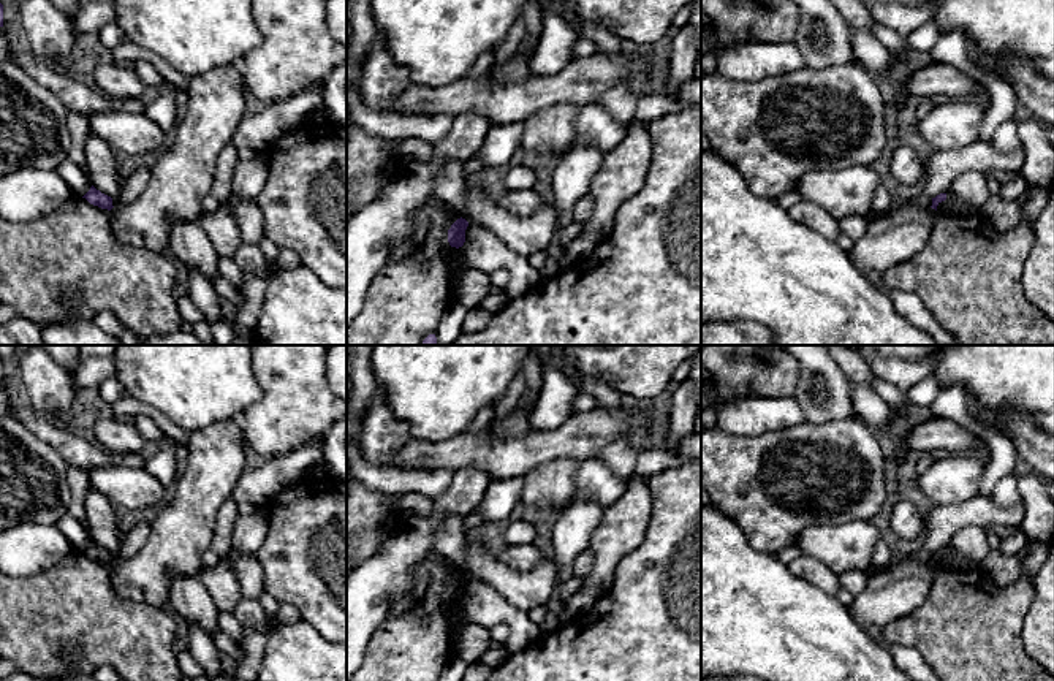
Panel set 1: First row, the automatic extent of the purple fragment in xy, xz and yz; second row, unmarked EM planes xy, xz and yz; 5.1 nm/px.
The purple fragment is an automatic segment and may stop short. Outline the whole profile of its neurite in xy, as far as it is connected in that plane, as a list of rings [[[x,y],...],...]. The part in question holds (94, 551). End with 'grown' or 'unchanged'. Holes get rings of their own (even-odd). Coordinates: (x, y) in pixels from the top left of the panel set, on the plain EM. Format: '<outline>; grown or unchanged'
[[[93,540],[82,553],[85,553],[90,559],[98,561],[101,564],[111,565],[114,562],[112,553],[97,545]]]; unchanged

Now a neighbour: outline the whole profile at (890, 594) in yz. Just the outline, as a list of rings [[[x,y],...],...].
[[[904,561],[872,575],[853,597],[850,613],[864,626],[883,629],[888,622],[918,610],[932,588],[932,562]]]

